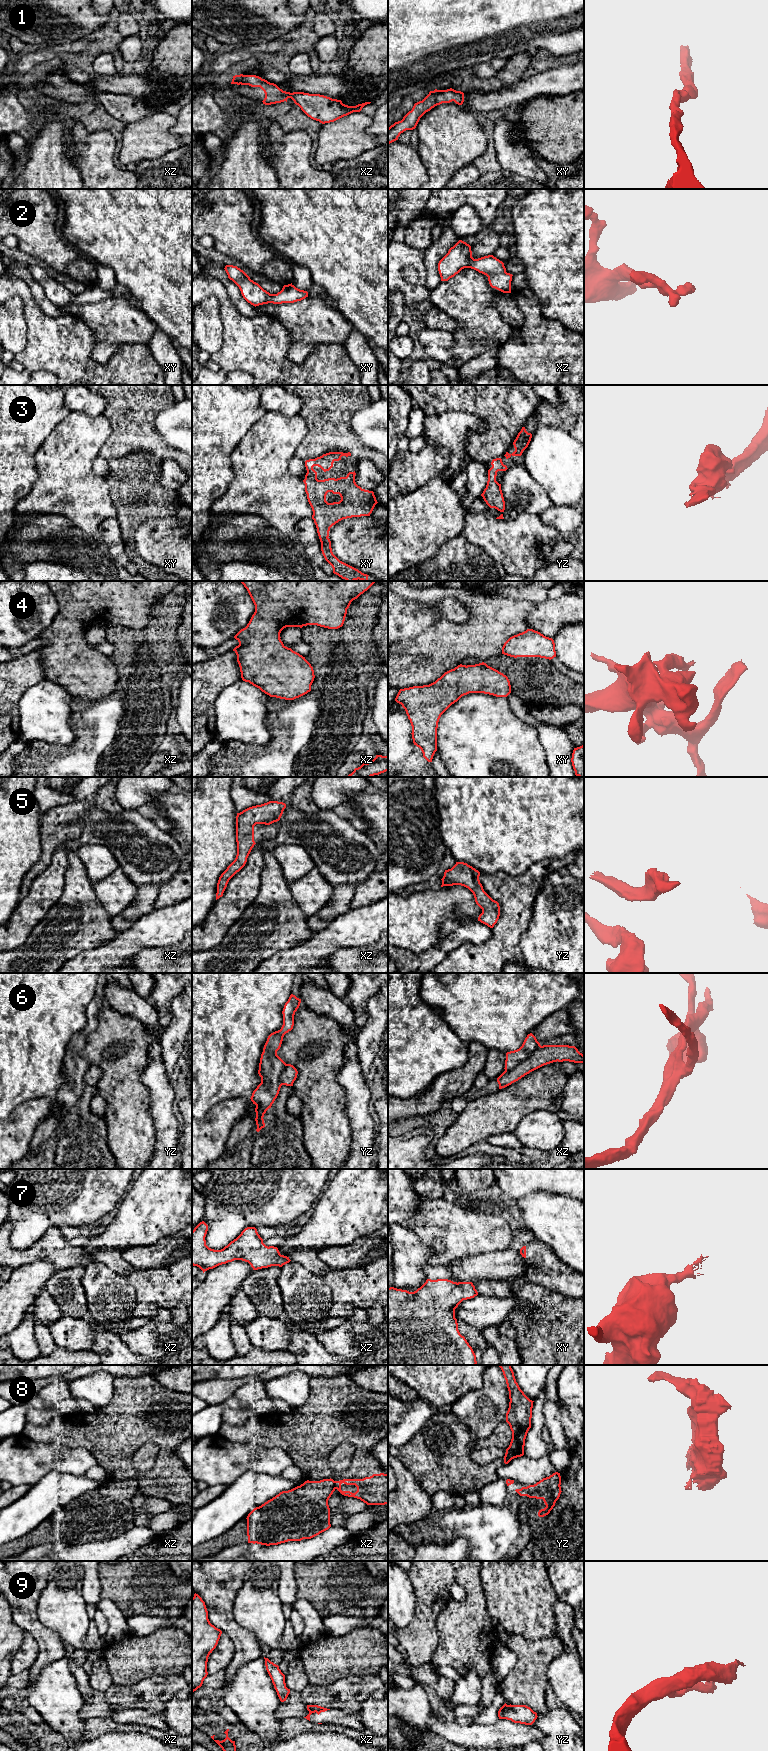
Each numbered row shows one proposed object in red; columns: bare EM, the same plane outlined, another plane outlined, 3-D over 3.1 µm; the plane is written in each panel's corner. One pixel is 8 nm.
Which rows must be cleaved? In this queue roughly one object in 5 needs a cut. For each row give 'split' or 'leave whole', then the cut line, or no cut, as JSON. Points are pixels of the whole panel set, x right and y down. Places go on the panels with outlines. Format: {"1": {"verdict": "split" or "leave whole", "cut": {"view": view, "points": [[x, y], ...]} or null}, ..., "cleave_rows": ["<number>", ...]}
{"1": {"verdict": "leave whole", "cut": null}, "2": {"verdict": "leave whole", "cut": null}, "3": {"verdict": "leave whole", "cut": null}, "4": {"verdict": "leave whole", "cut": null}, "5": {"verdict": "leave whole", "cut": null}, "6": {"verdict": "split", "cut": {"view": "xz", "points": [[540, 1045], [516, 1066], [505, 1071]]}}, "7": {"verdict": "leave whole", "cut": null}, "8": {"verdict": "split", "cut": {"view": "xz", "points": [[334, 1481], [336, 1488]]}}, "9": {"verdict": "leave whole", "cut": null}, "cleave_rows": ["6", "8"]}

